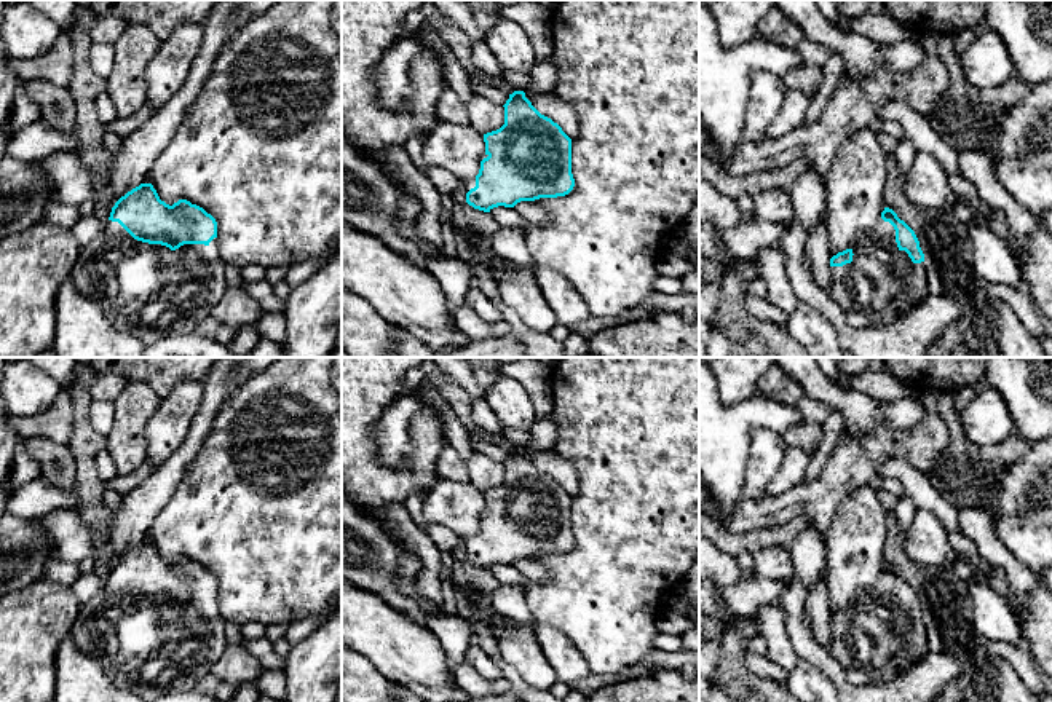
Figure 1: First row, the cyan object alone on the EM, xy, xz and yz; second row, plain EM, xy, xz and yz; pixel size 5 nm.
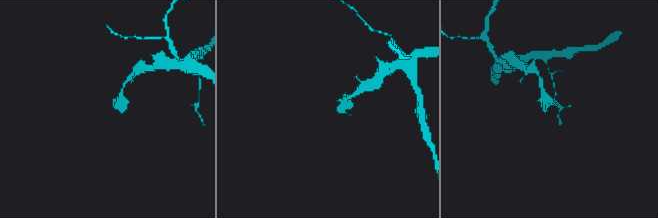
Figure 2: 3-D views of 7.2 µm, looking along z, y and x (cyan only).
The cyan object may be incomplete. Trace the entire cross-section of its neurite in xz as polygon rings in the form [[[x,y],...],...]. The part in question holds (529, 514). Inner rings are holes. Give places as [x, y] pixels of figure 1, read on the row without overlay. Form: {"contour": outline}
{"contour": [[[524,448],[509,452],[504,464],[504,482],[484,491],[485,512],[479,531],[461,539],[466,560],[474,566],[490,570],[493,565],[514,565],[520,558],[557,555],[575,544],[571,531],[571,496],[551,475],[541,472]]]}

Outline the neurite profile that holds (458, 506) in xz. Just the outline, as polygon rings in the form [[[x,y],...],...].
[[[439,479],[421,506],[426,522],[450,528],[460,539],[479,531],[485,512],[484,491],[471,483]]]

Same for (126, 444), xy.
[[[129,381],[115,400],[115,423],[107,436],[109,452],[118,475],[129,475],[147,461],[145,428],[161,397],[145,383]]]

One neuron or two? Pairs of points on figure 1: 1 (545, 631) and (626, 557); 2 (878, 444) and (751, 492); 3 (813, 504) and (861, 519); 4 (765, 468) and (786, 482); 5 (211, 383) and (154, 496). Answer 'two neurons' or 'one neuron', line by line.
1: two neurons
2: two neurons
3: two neurons
4: two neurons
5: one neuron

